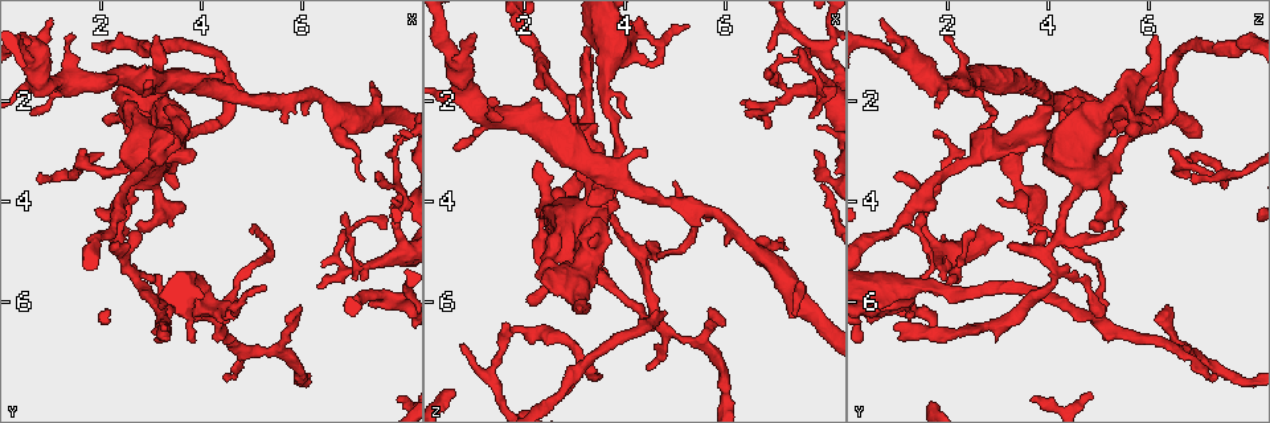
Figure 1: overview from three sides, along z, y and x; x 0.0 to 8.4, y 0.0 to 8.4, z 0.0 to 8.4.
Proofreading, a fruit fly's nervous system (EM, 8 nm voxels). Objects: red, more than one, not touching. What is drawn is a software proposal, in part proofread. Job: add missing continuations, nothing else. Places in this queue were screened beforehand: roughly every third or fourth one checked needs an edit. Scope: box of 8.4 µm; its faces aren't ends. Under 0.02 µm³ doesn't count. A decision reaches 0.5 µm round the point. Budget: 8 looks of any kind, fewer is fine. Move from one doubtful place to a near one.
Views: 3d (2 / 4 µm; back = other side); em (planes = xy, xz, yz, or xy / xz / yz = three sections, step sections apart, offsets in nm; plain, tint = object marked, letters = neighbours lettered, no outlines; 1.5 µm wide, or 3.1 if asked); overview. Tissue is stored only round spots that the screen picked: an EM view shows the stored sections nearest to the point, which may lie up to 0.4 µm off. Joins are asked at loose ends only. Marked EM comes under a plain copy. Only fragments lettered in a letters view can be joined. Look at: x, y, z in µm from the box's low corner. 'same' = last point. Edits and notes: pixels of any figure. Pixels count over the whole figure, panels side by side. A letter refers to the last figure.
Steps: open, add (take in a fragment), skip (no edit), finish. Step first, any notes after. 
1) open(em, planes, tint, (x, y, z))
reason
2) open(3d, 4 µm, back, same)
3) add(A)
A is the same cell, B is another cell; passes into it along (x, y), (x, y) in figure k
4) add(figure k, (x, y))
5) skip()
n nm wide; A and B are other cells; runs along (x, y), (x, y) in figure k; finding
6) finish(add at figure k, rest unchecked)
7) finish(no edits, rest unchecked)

open(em, xz, step 4, tint, (3.65, 4.20, 5.50))
branch stops here

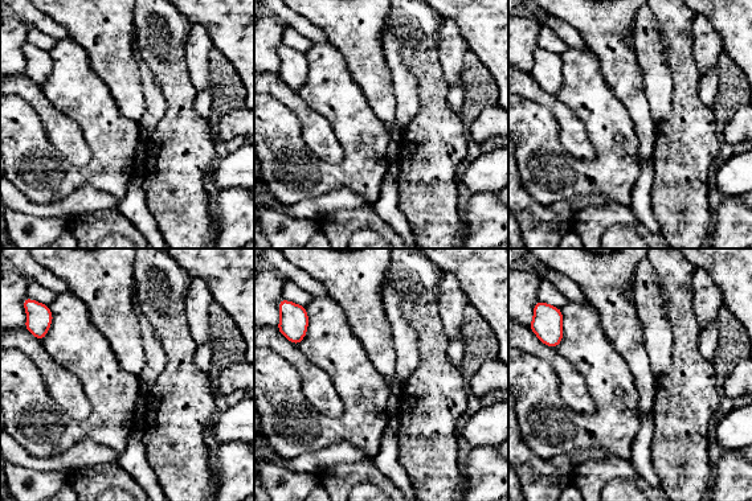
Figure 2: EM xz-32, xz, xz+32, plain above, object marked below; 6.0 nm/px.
open(em, planes, letters, same)

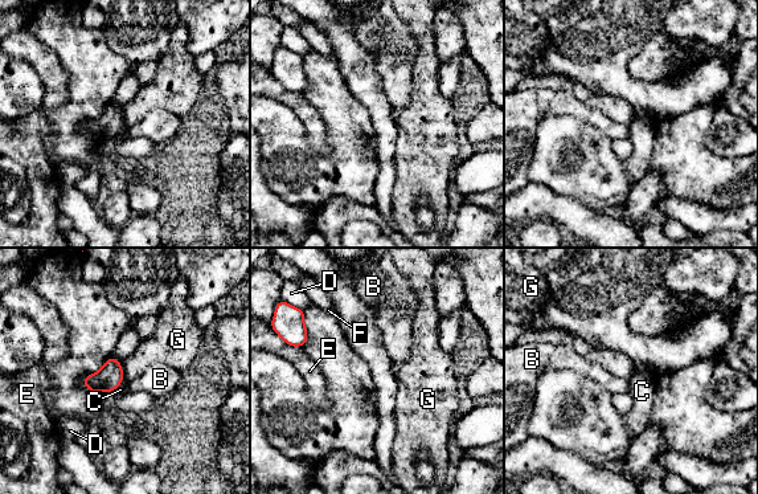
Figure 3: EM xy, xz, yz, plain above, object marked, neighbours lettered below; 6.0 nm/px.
skip()
B, C, D, E, F and G are other cells; border along (125, 378), (113, 391) in figure 3; no lettered fragment goes on from it

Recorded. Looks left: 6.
open(em, xy, step 4, tint, (5.95, 6.10, 6.40))
tapers out

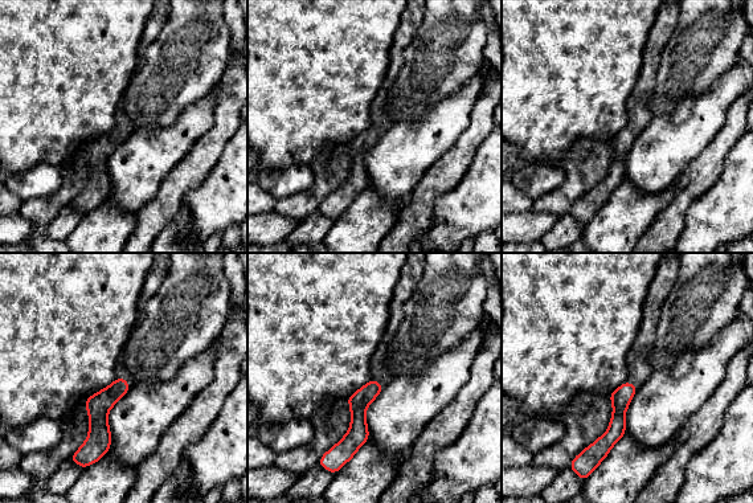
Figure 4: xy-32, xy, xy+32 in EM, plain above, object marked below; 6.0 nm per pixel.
open(em, xy, step 4, letters, same)

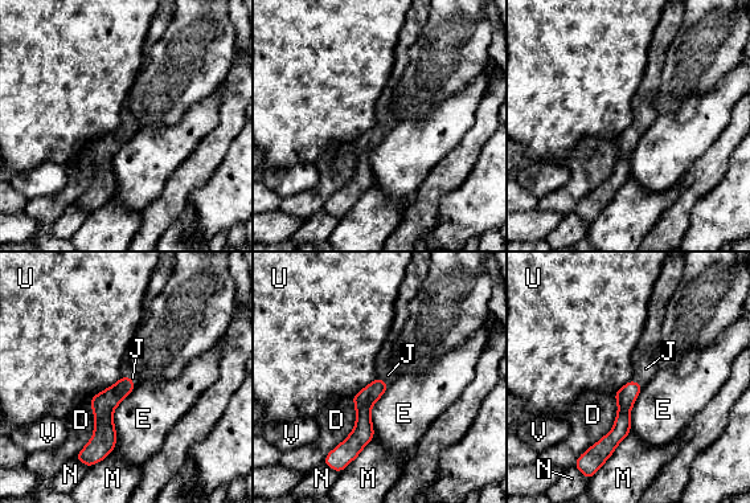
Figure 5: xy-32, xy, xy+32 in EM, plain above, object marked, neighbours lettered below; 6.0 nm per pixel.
add(J)
J is the same cell, D, E, M, N, U and V are other cells; passes into it along (364, 400), (382, 381), (388, 375) in figure 5; it goes on there

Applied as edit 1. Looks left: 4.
open(em, planes, letters, (4.55, 7.55, 7.30))
tapers out

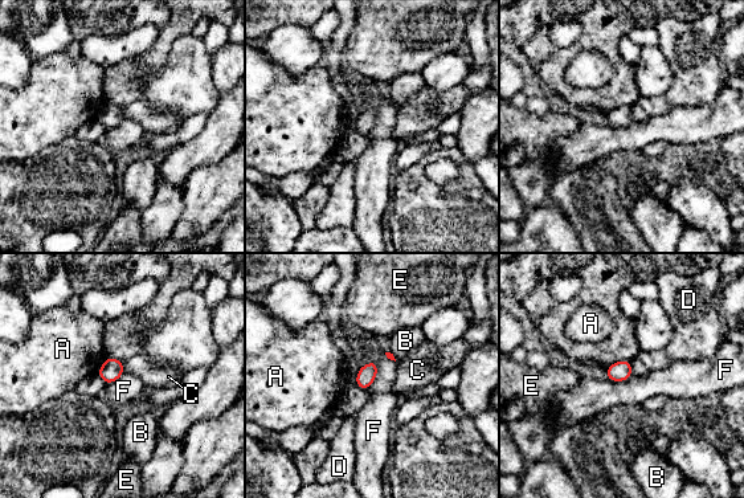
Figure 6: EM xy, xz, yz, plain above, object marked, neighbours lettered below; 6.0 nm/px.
skip()
A, B, C, D, E and F are other cells; border along (375, 360), (376, 378), (366, 390) in figure 6; no lettered fragment goes on from it

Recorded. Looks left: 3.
finish(add at figure 5, rest unchecked)

